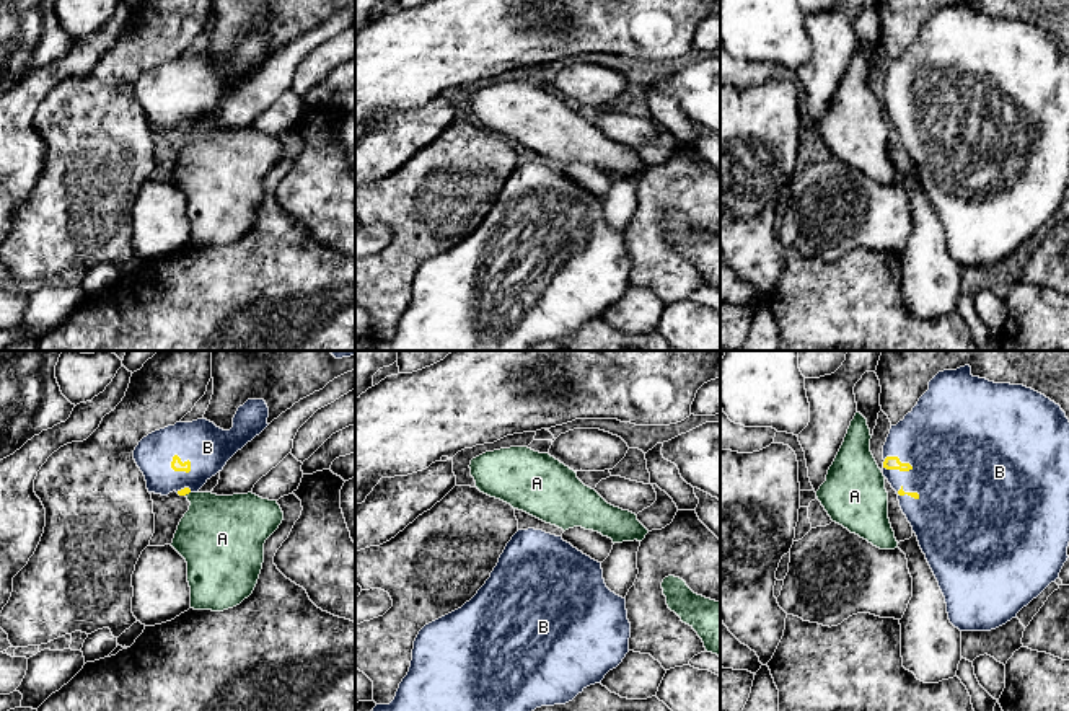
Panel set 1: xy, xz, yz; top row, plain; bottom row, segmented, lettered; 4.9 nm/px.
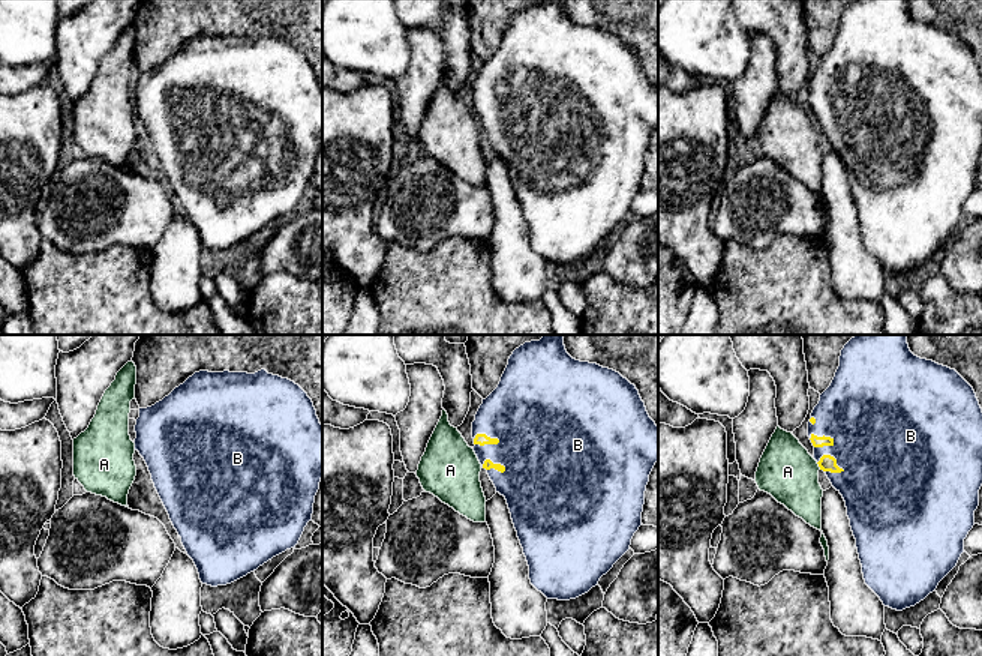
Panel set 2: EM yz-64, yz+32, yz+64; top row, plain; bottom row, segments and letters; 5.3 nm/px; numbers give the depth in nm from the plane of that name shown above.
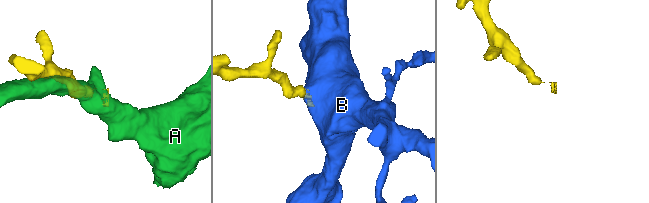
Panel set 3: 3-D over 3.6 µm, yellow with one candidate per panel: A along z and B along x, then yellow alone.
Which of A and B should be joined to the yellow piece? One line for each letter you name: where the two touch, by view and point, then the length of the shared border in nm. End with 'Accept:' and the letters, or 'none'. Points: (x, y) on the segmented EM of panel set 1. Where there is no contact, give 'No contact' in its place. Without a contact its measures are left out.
B: Touches yellow at yz (898, 459). Shared border 160 nm
Accept: B

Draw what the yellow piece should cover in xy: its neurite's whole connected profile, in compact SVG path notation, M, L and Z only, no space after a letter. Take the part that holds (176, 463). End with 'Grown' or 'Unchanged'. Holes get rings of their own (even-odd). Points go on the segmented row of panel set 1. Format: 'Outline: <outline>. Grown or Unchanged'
Outline: M248 400L238 408L233 417L233 427L223 431L207 419L197 419L192 422L176 422L165 429L155 431L143 437L134 450L134 460L145 476L148 492L168 496L176 491L179 496L197 492L212 476L223 470L227 461L241 450L248 442L259 435L269 424L269 408L264 400Z. Grown

